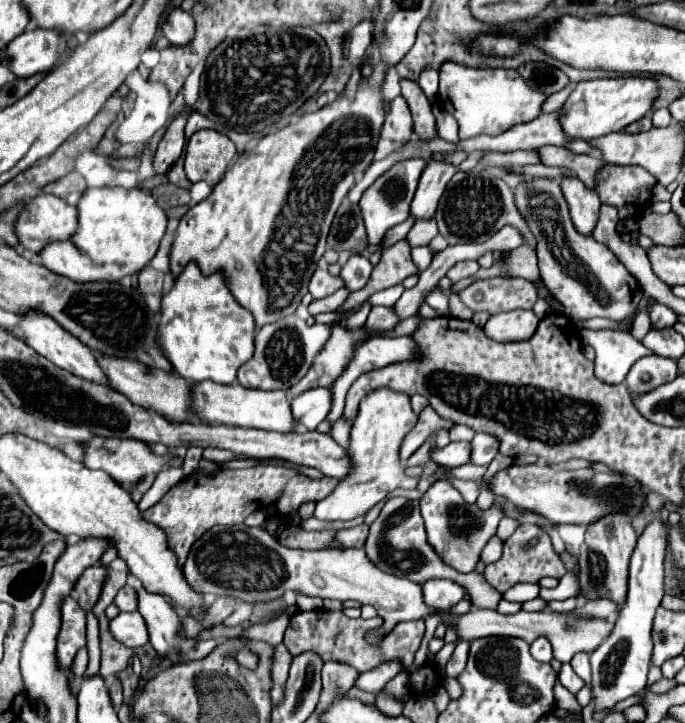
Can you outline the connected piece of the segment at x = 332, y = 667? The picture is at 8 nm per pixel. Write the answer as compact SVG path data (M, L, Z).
M326 661L324 669L322 669L322 695L320 695L318 705L330 705L330 701L334 701L334 693L338 693L338 689L342 689L342 691L352 689L358 675L360 673L346 663Z

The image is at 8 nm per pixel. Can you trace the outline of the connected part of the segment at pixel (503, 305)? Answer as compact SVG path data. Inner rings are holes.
M494 277L476 281L460 293L460 299L472 311L486 311L490 315L498 315L502 311L532 309L538 295L534 293L534 285L530 285L530 281L526 279ZM476 293L482 293L482 301L474 299Z

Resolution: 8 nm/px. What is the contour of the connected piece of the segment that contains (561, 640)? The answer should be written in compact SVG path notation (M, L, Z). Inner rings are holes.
M472 609L464 615L446 615L442 619L442 623L446 627L456 629L458 637L464 641L472 641L478 637L490 637L490 635L502 635L502 637L520 637L520 639L532 643L536 637L546 637L552 643L554 657L560 663L568 663L576 653L592 653L614 629L614 623L606 621L606 619L578 617L574 613L552 613L548 609L538 611L538 613L518 611L514 615L502 615L492 609Z

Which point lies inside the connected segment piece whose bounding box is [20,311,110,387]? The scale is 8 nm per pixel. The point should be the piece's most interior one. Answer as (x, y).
(43, 334)

